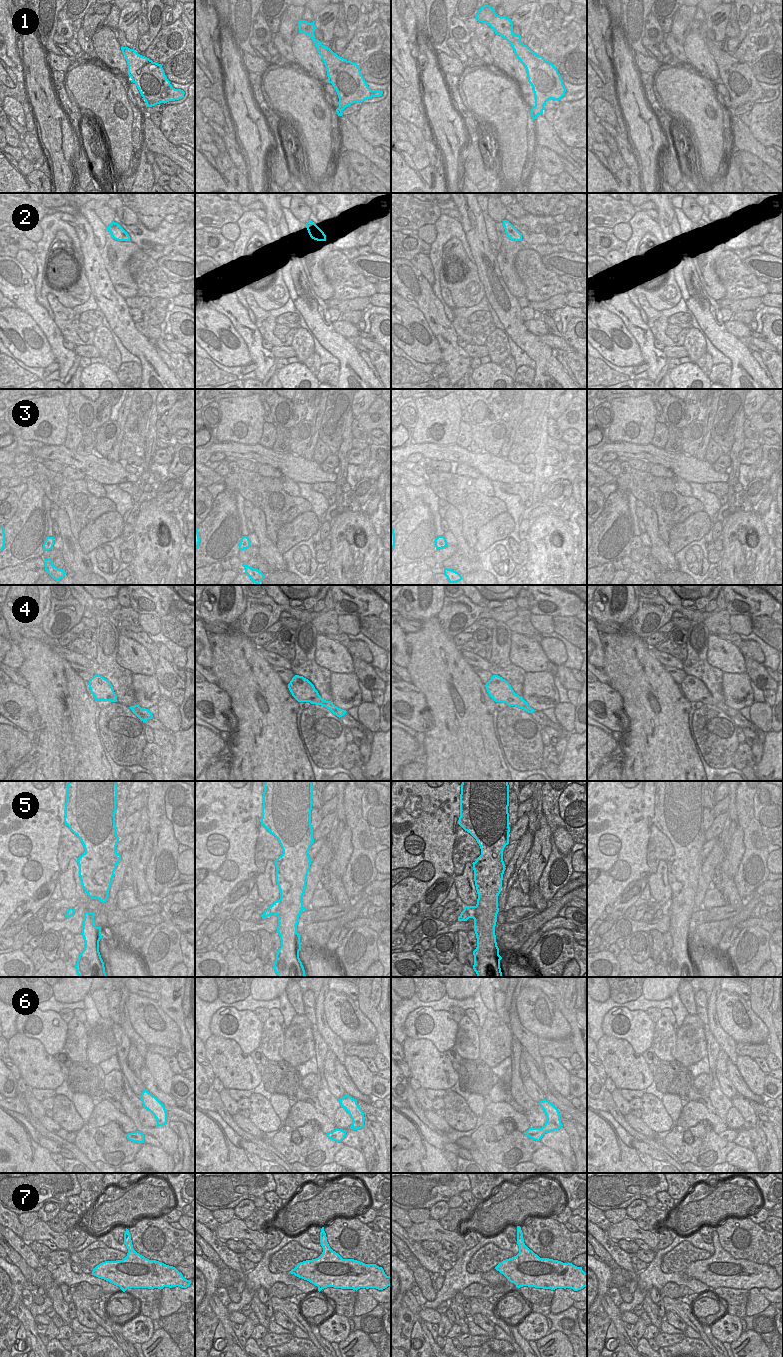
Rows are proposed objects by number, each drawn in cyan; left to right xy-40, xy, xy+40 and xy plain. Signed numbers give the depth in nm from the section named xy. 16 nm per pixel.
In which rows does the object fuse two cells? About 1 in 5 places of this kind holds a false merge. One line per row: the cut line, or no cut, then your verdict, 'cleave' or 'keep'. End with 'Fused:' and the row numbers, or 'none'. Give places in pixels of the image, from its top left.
1: cut none; keep
2: cut none; keep
3: cut none; keep
4: cut none; keep
5: cut xy+40 (476, 906), (474, 923); cleave
6: cut none; keep
7: cut none; keep
Fused: 5

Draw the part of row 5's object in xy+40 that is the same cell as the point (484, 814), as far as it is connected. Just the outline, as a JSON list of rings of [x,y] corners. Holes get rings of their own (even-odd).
[[[462,781],[460,794],[460,817],[458,824],[477,841],[481,855],[473,862],[474,881],[478,894],[474,931],[477,947],[473,951],[473,969],[477,977],[503,977],[496,942],[498,896],[501,892],[505,864],[503,850],[509,844],[509,785],[508,781]]]

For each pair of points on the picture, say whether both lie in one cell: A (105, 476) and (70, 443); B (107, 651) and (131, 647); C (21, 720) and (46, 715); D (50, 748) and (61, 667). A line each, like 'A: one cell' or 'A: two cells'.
A: two cells
B: two cells
C: two cells
D: one cell

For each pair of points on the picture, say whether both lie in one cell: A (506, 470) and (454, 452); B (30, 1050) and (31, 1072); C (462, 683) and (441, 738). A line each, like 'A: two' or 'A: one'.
A: one
B: one
C: one

